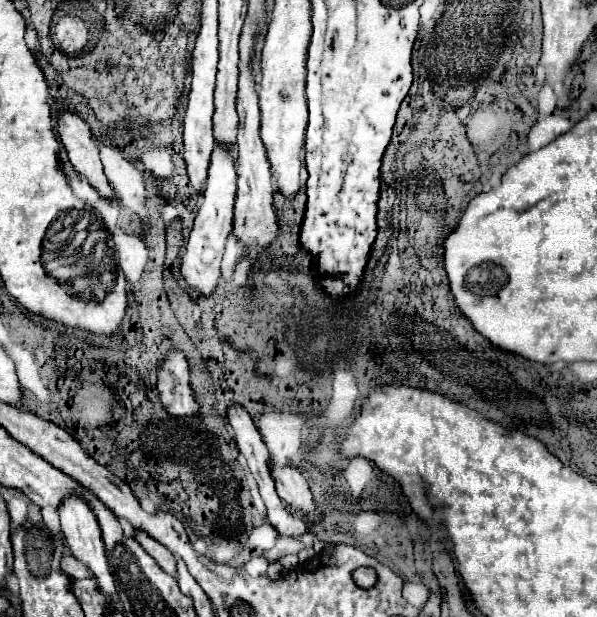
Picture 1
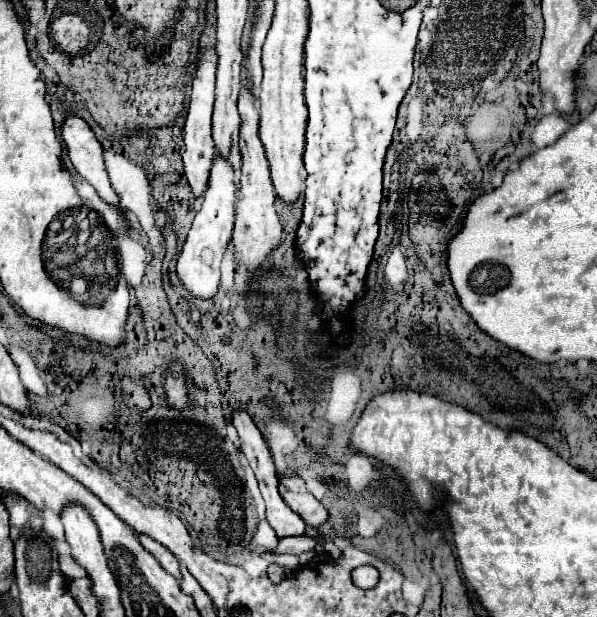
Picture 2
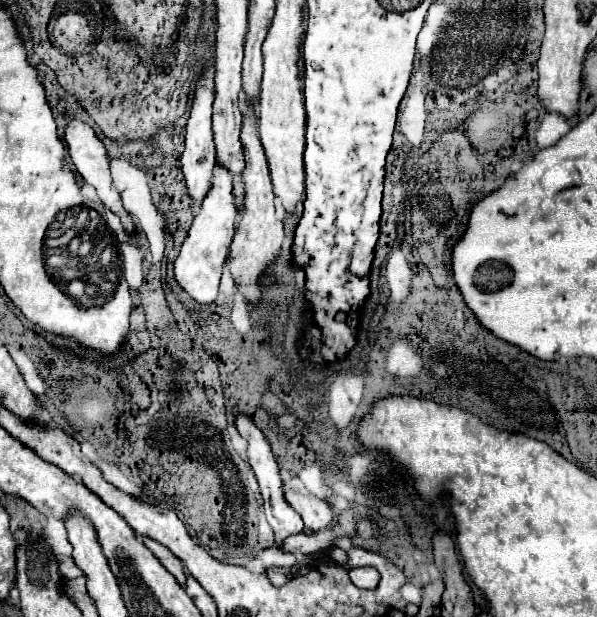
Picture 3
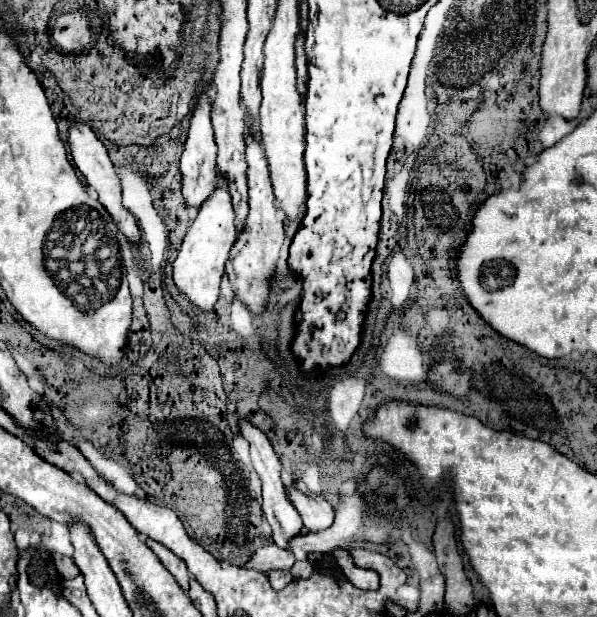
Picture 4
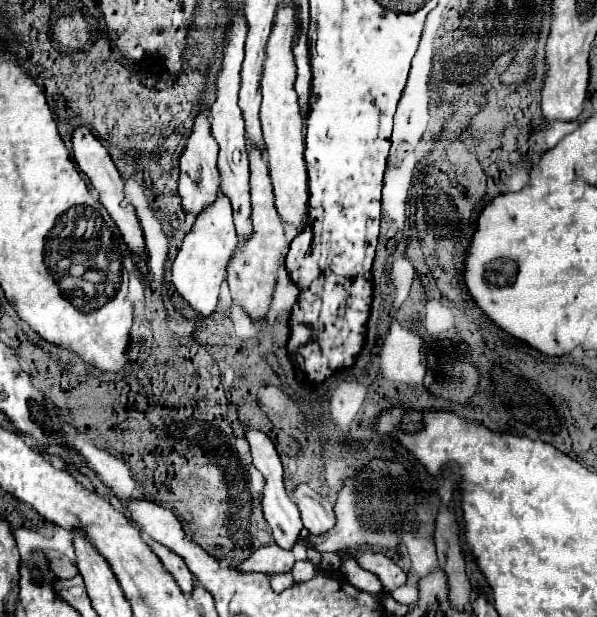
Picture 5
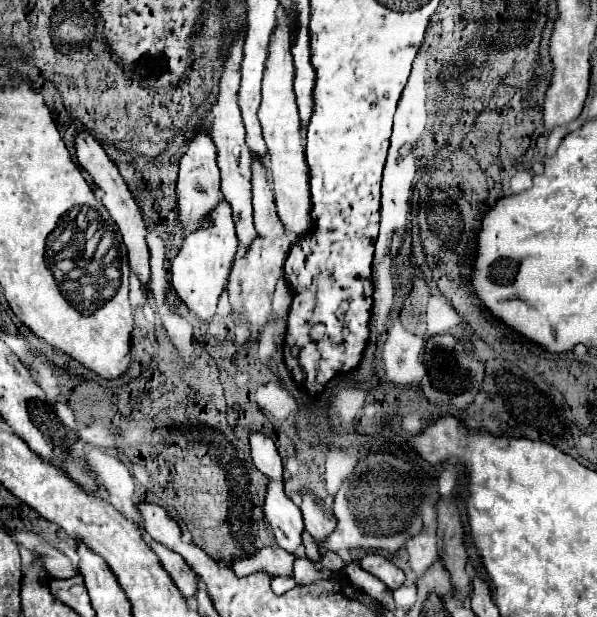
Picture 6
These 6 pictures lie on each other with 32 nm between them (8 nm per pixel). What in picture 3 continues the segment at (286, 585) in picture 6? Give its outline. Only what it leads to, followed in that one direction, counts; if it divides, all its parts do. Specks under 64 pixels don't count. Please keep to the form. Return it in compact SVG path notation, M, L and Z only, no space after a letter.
M270 568L266 574L268 574L272 586L276 586L276 588L278 586L284 586L290 580L290 572L284 570L284 568Z

